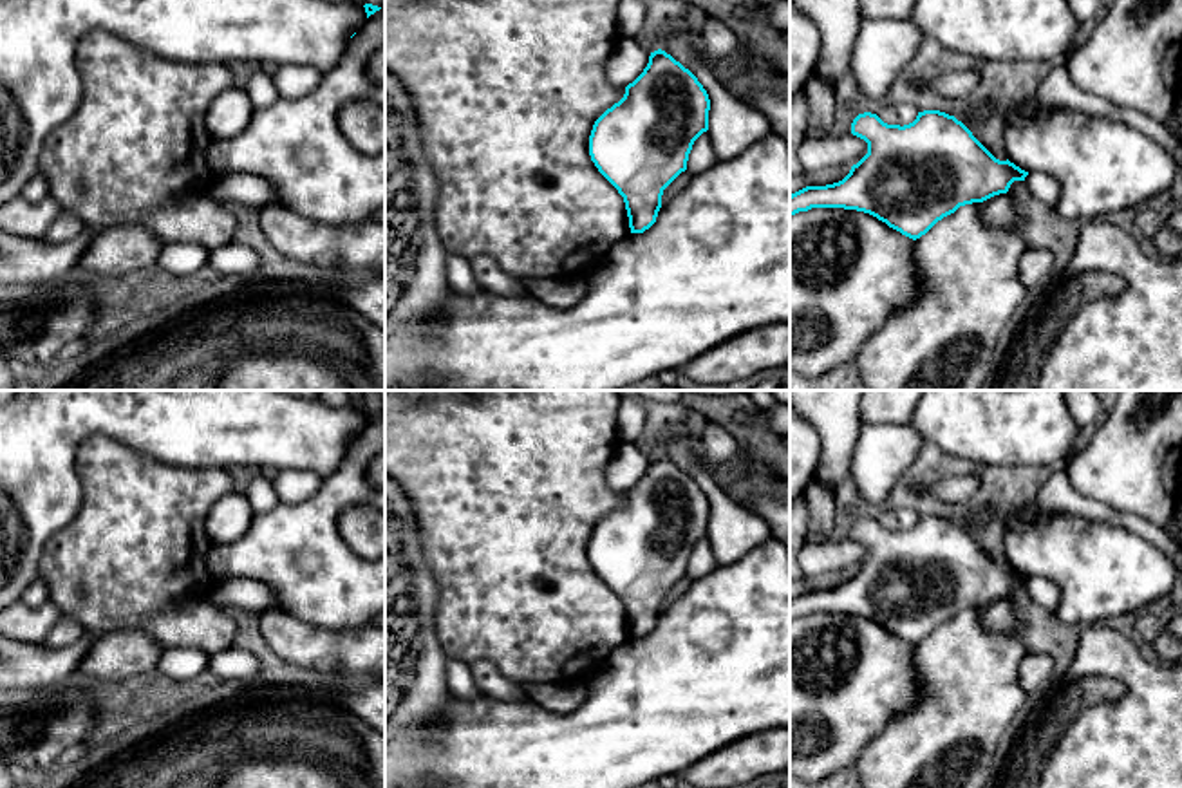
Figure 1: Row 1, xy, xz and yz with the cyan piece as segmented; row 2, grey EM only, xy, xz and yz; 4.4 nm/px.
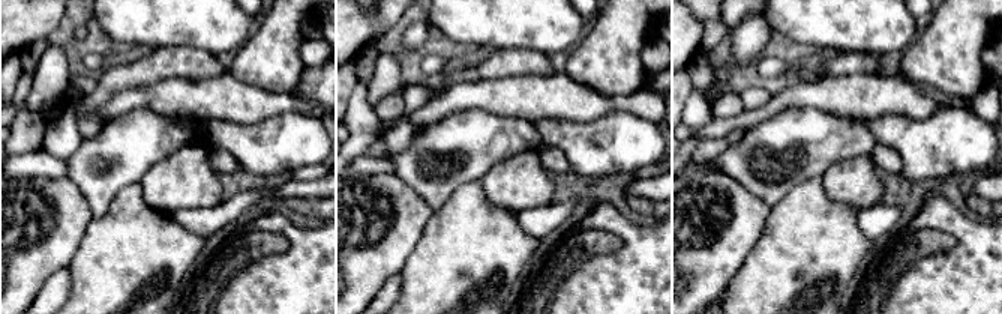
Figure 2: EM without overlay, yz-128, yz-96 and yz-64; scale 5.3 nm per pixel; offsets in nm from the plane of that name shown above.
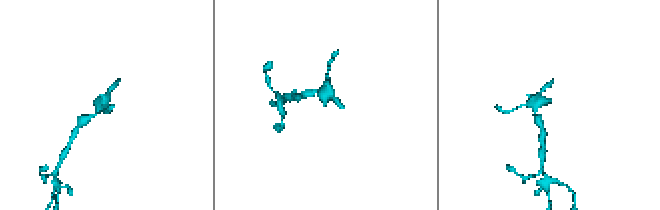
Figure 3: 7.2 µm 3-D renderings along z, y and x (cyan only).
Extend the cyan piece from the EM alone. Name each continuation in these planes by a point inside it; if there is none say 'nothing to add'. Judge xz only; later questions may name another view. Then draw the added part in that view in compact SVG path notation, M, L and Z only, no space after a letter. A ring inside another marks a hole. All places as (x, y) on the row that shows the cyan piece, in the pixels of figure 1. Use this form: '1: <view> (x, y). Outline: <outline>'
nothing to add

